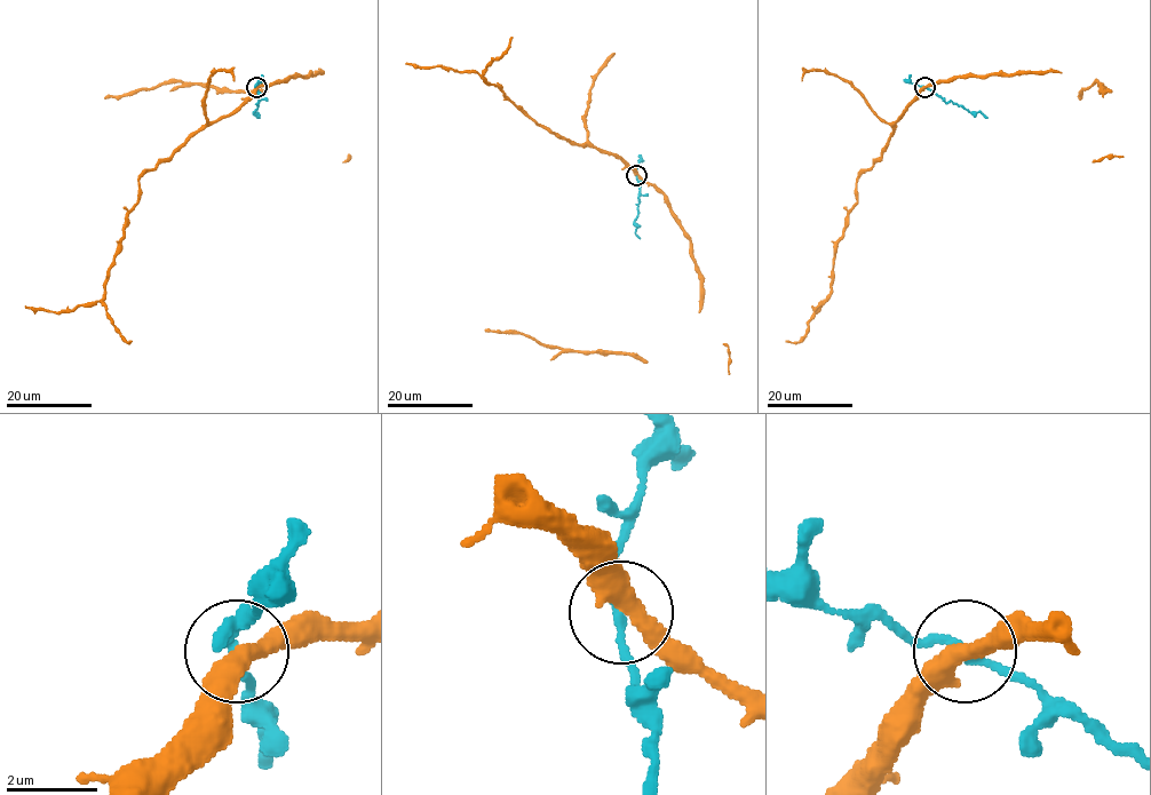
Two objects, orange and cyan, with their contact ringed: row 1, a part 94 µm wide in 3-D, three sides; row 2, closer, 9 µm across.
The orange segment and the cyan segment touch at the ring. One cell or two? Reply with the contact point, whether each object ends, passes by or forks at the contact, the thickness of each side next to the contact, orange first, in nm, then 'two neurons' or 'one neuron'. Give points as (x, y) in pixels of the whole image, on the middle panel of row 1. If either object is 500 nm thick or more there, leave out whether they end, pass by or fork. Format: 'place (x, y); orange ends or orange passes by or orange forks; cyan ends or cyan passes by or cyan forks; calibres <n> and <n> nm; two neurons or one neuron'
place (636, 175); orange passes by; cyan passes by; calibres 440 and 190 nm; one neuron

